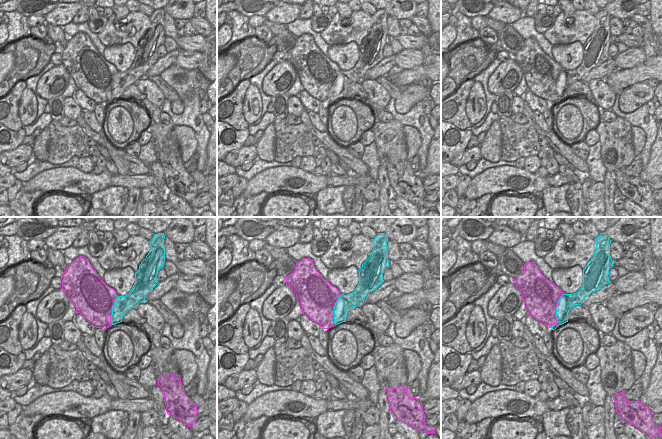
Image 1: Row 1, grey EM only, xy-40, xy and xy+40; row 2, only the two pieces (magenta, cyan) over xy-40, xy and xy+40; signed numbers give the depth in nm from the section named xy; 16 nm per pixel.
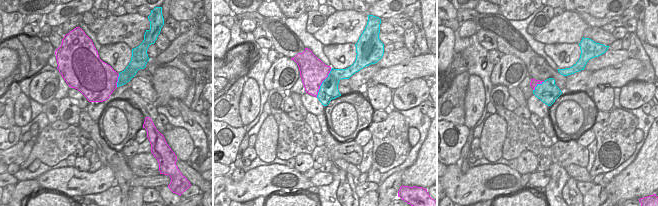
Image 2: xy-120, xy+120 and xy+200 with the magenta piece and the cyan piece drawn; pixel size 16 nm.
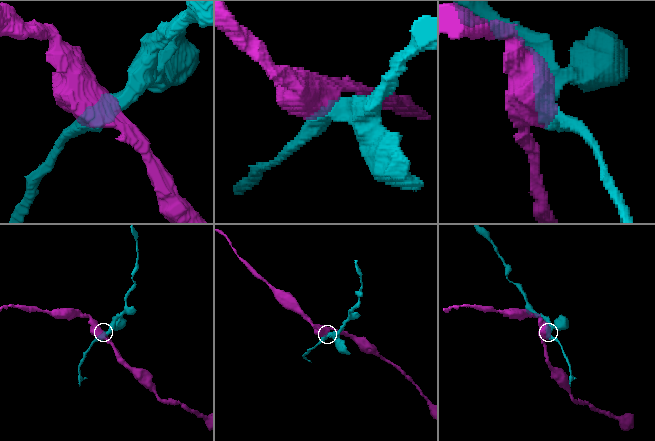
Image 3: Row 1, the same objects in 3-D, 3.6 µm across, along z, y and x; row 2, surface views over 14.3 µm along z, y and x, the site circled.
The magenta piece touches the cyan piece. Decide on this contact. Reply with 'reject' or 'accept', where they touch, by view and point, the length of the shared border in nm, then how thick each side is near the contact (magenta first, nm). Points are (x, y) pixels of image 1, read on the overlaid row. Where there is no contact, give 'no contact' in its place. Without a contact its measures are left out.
reject | xy+40 (555, 311) | 600 nm | 480/240 nm

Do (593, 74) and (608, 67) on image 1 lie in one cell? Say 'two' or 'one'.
one

